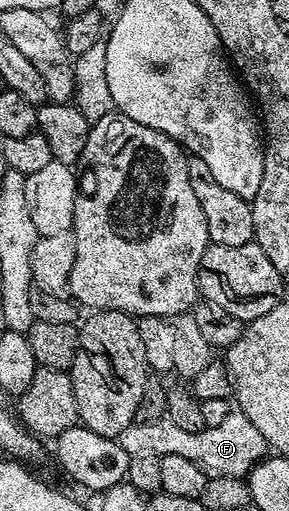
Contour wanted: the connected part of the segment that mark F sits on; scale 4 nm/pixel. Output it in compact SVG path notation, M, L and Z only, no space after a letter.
M239 411L226 415L218 427L201 427L197 430L183 429L167 419L150 423L135 420L130 427L126 427L126 431L120 433L118 440L120 446L132 457L182 455L190 459L190 463L198 463L207 477L247 478L252 468L264 460L270 449L262 431L258 431L248 416Z

